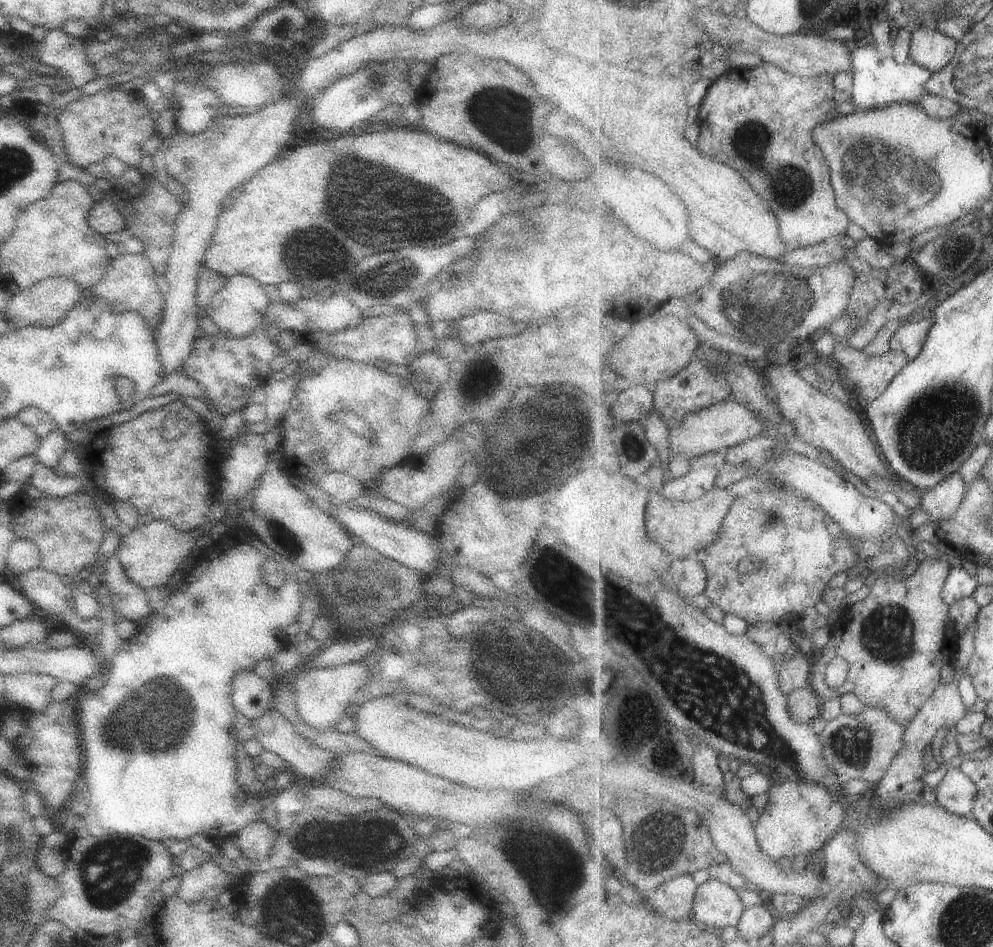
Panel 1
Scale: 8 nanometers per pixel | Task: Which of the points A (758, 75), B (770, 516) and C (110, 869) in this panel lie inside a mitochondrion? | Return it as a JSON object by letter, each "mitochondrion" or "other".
{"A":"other","B":"mitochondrion","C":"mitochondrion"}

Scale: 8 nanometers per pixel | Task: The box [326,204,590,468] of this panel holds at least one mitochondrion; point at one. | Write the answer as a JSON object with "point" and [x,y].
{"point":[385,275]}

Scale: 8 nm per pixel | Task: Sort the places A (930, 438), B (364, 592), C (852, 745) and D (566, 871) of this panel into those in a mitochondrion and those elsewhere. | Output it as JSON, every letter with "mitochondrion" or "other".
{"A":"mitochondrion","B":"mitochondrion","C":"mitochondrion","D":"mitochondrion"}

